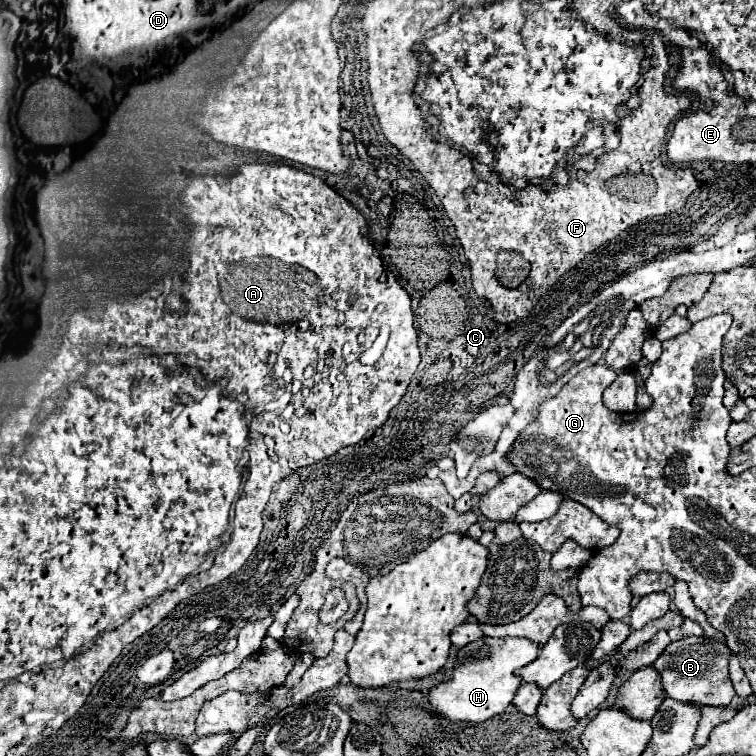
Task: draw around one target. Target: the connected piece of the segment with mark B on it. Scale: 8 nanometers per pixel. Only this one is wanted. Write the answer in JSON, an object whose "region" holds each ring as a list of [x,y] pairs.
{"region":[[[687,636],[683,640],[671,642],[665,652],[657,658],[655,668],[661,674],[661,682],[669,698],[679,702],[695,702],[699,706],[729,706],[735,696],[727,672],[729,654],[731,650],[723,642],[711,640],[707,636]]]}

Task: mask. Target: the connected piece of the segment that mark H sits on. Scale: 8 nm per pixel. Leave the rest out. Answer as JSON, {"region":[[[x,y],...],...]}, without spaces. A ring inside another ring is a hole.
{"region":[[[489,638],[471,642],[457,652],[453,674],[447,682],[441,682],[429,690],[431,710],[453,722],[485,722],[497,714],[503,714],[511,704],[521,678],[513,672],[539,654],[539,646],[527,638]]]}

